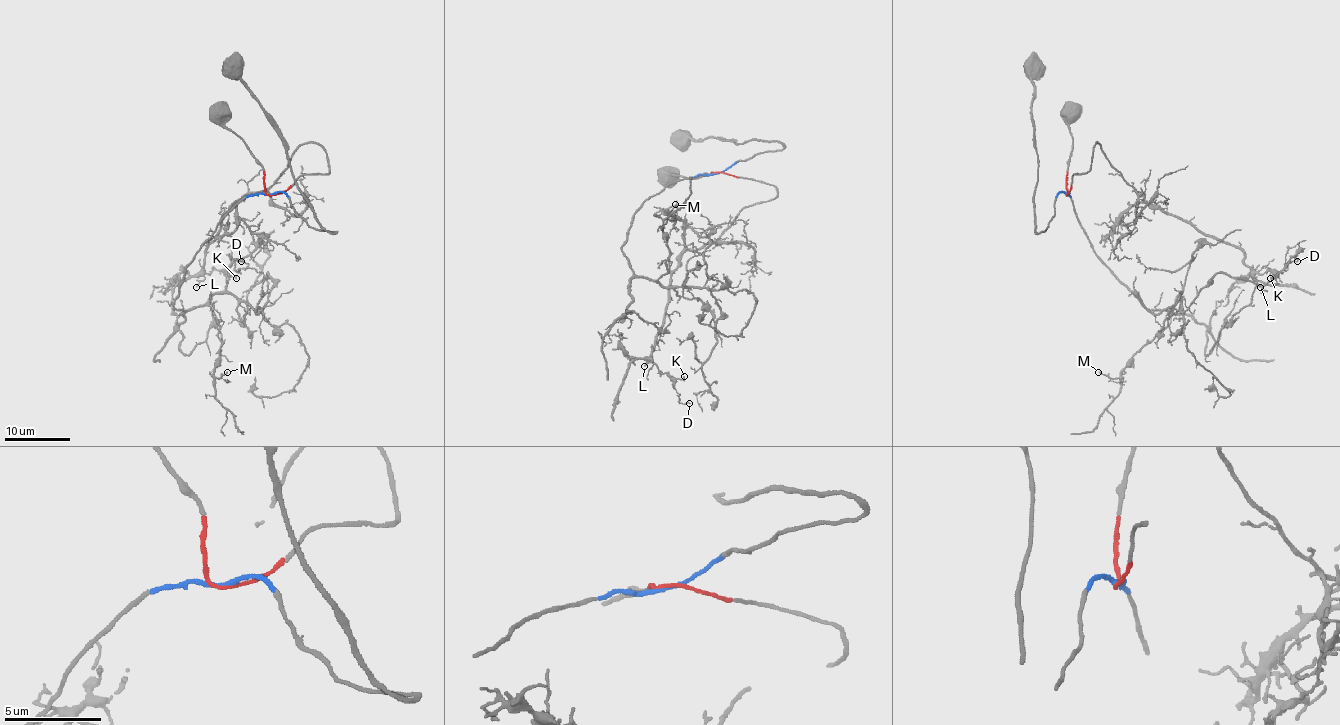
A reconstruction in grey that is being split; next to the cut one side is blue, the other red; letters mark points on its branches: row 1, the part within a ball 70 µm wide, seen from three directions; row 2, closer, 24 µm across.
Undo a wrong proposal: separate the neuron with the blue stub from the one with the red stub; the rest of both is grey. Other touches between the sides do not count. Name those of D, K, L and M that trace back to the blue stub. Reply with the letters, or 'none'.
M

